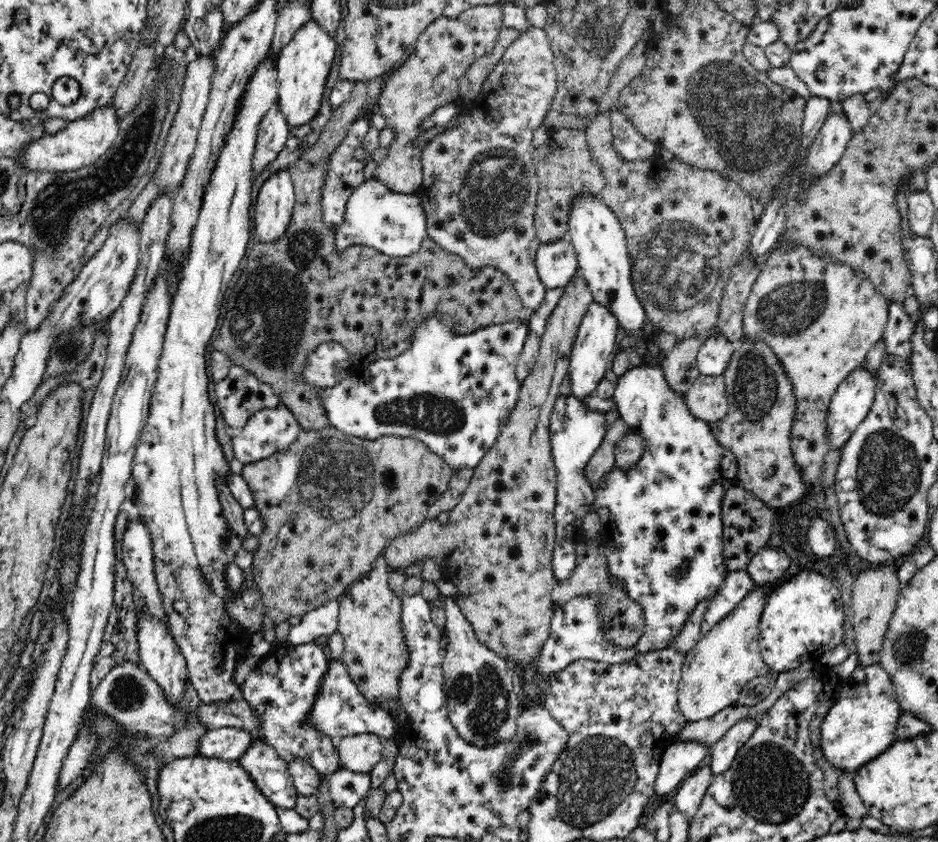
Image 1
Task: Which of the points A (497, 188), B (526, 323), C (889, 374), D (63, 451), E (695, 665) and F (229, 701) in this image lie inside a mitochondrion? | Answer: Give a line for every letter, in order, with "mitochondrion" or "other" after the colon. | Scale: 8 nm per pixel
A: mitochondrion
B: other
C: other
D: other
E: other
F: other

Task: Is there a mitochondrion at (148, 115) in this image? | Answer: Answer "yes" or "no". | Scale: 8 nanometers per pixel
yes

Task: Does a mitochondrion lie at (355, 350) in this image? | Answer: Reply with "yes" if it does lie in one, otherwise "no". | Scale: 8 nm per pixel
no

